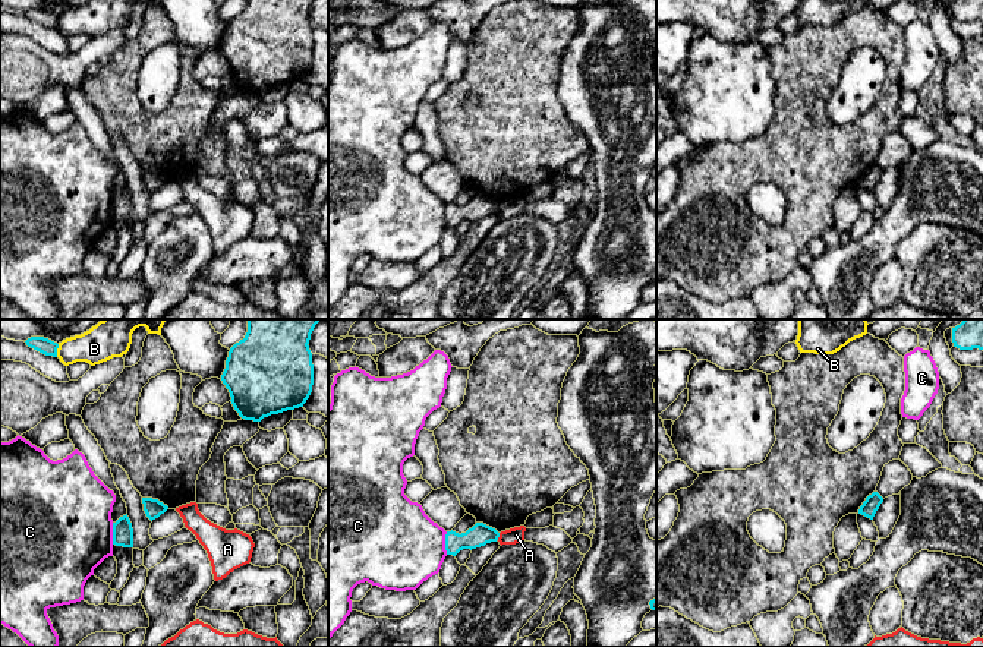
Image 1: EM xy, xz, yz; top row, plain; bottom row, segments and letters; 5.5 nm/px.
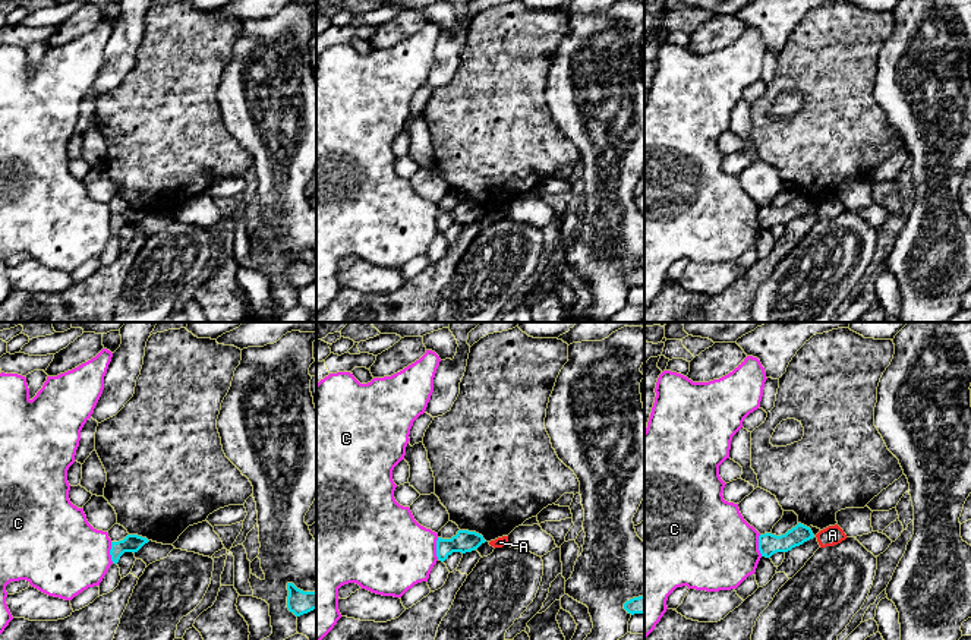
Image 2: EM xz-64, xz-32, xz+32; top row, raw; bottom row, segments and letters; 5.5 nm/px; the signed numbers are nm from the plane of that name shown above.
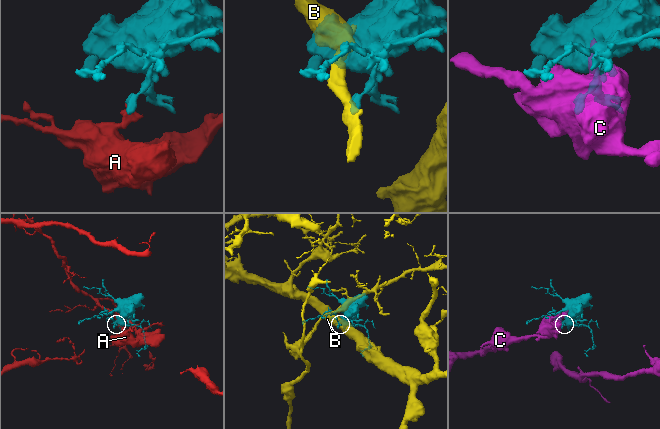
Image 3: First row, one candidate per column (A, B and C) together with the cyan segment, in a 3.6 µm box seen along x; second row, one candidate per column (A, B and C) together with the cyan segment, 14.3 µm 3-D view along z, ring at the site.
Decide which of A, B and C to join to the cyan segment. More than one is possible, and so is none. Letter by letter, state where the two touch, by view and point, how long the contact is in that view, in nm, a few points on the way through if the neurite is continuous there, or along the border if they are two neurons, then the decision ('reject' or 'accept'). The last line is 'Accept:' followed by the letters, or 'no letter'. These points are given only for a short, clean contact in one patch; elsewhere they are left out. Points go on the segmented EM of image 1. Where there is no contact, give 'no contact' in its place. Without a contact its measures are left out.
A: meets cyan in xz at (498, 536); contact 40 nm long; reject
B: meets cyan in xy at (56, 350); contact 70 nm long; reject
C: meets cyan in xz at (446, 543); contact 130 nm long; reject
Accept: no letter

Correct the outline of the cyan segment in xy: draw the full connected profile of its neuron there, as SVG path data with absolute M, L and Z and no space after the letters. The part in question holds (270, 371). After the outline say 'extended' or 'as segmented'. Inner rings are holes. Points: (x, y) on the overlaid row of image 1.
M246 319L248 332L226 360L221 381L245 420L303 407L312 392L309 340L322 319Z | as segmented

